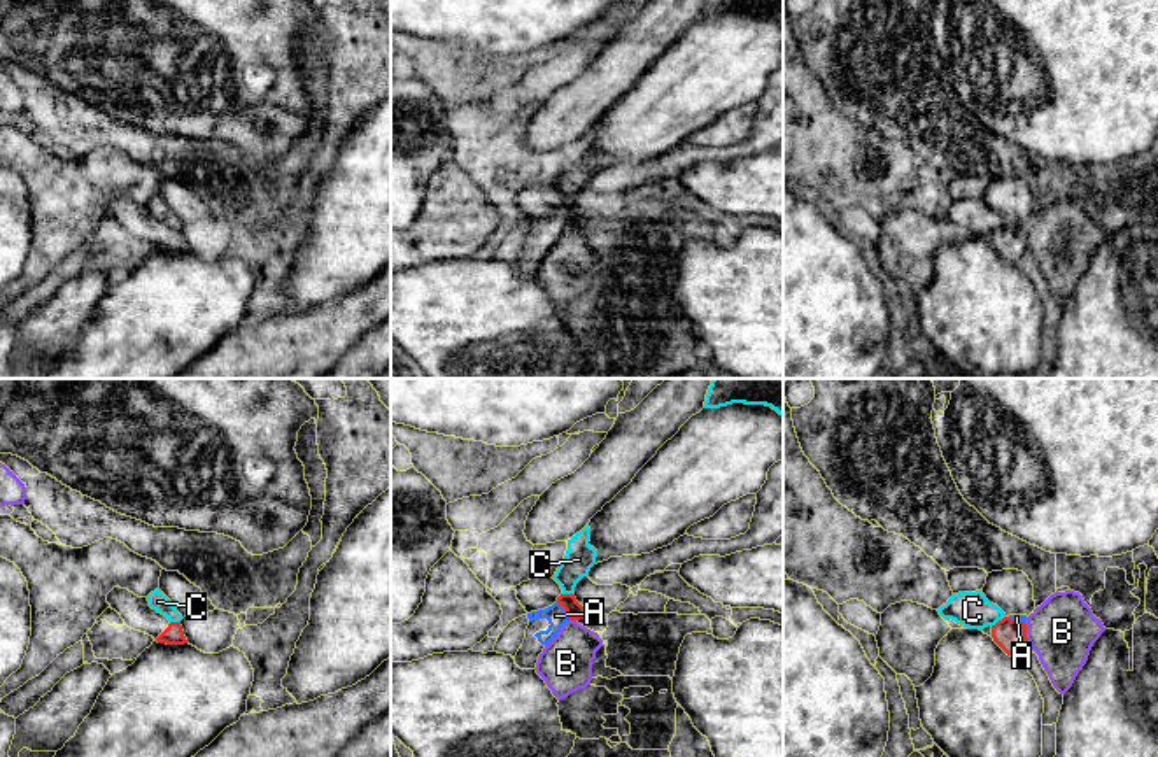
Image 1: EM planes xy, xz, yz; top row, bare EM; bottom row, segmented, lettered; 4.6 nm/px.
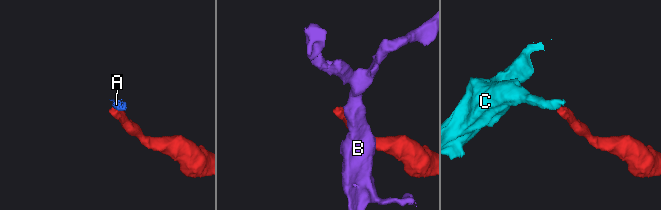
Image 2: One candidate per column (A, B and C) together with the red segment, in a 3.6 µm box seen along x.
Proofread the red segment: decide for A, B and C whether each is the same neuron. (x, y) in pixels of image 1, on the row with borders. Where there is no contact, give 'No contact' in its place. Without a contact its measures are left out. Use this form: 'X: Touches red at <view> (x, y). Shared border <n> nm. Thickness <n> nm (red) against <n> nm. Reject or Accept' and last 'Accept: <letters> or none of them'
A: Touches red at xz (564, 608). Shared border 110 nm. Thickness 80 nm (red) against 90 nm. Reject
B: Touches red at yz (1025, 633). Shared border 100 nm. Thickness 150 nm (red) against 300 nm. Reject
C: Touches red at yz (999, 621). Shared border 80 nm. Thickness 150 nm (red) against 170 nm. Reject
Accept: none of them

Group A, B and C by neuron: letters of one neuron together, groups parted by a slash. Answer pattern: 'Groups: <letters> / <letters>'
Groups: A C / B

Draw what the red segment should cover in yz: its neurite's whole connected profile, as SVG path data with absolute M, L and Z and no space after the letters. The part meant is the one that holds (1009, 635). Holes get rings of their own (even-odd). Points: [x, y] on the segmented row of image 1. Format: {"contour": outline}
{"contour": "M1004 617L995 626L992 626L993 641L1011 657L1018 657L1027 640L1027 624Z"}

